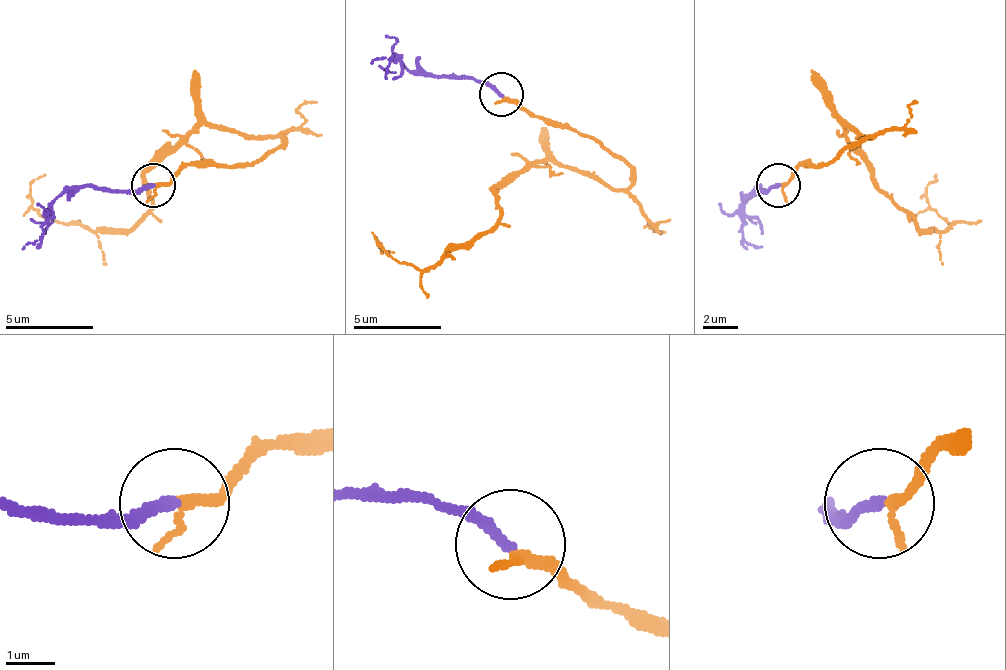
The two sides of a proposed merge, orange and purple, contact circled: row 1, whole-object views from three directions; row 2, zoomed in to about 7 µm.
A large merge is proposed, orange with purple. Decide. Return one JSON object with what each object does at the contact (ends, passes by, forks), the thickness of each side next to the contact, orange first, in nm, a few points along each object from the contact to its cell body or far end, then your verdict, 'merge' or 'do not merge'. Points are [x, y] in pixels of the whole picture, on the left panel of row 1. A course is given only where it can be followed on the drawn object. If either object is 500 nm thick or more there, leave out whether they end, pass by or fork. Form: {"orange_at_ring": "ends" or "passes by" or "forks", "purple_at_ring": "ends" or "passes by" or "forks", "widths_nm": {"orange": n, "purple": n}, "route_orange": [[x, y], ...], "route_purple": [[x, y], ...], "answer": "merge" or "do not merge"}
{"orange_at_ring": "ends", "purple_at_ring": "ends", "widths_nm": {"orange": 240, "purple": 220}, "route_orange": [[154, 186], [281, 138], [198, 125], [128, 230], [53, 221], [31, 204], [44, 173]], "route_purple": [[154, 186], [128, 191], [71, 186], [53, 204], [40, 248]], "answer": "merge"}

